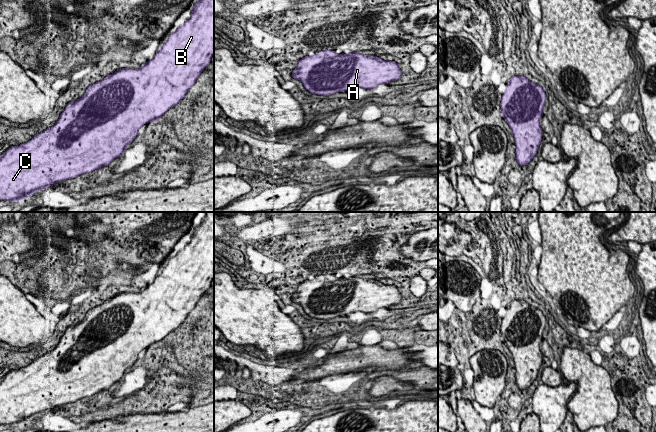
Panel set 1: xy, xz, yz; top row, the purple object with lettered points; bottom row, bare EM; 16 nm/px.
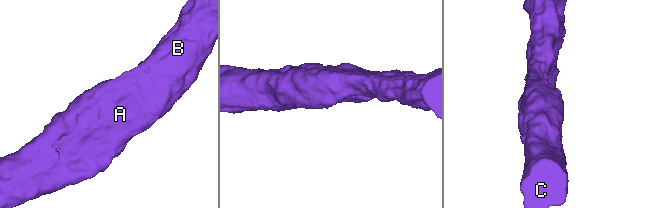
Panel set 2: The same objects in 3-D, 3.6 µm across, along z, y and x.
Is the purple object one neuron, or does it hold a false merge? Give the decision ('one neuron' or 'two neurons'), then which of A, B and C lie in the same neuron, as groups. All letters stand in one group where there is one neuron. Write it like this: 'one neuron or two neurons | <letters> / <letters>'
one neuron | A B C

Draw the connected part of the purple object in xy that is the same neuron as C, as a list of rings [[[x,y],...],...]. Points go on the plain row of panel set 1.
[[[206,212],[206,217],[199,226],[194,228],[191,241],[187,243],[183,250],[171,257],[167,265],[163,268],[162,273],[157,275],[154,282],[146,286],[141,292],[130,293],[122,292],[117,293],[114,297],[107,299],[102,304],[89,309],[84,319],[76,324],[69,326],[63,336],[60,338],[57,346],[45,355],[35,359],[31,364],[22,367],[19,370],[12,370],[0,379],[0,424],[8,424],[12,427],[15,425],[23,424],[28,420],[37,417],[38,415],[47,411],[52,411],[56,407],[73,403],[81,398],[90,397],[103,390],[108,390],[114,383],[119,382],[124,377],[129,368],[134,365],[139,358],[139,353],[146,347],[154,347],[159,344],[170,332],[177,329],[195,308],[201,296],[210,288],[211,282],[214,279],[214,212]]]

